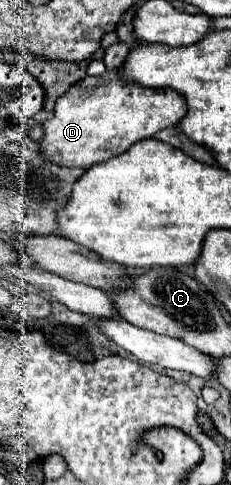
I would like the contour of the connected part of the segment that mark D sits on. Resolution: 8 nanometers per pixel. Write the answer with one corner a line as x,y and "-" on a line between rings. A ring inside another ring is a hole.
116,70
106,72
102,76
88,76
78,84
70,86
70,90
56,100
54,116
42,122
44,136
38,142
38,154
44,160
62,168
88,168
94,162
104,162
112,156
126,152
138,140
150,138
164,128
176,126
184,114
186,114
186,104
182,96
178,96
178,92
174,90
150,90
132,84
122,84
122,80
118,80

